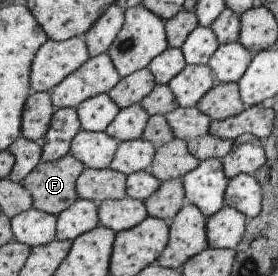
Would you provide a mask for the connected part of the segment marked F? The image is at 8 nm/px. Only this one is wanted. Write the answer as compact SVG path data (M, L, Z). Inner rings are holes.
M69 152L56 161L39 161L20 182L30 194L32 208L58 215L75 202L75 181L84 169Z

